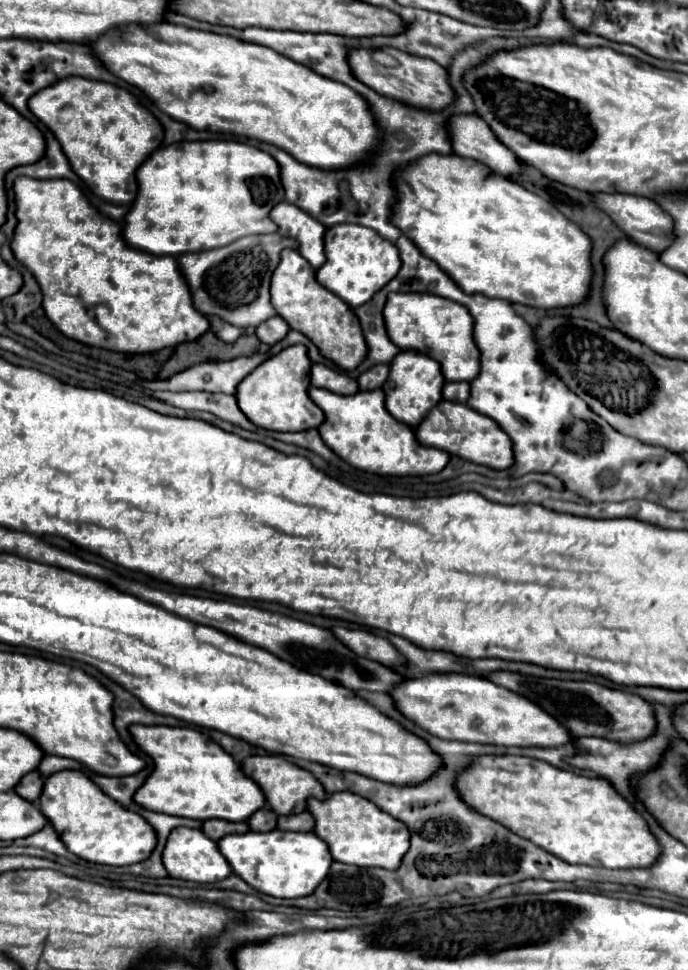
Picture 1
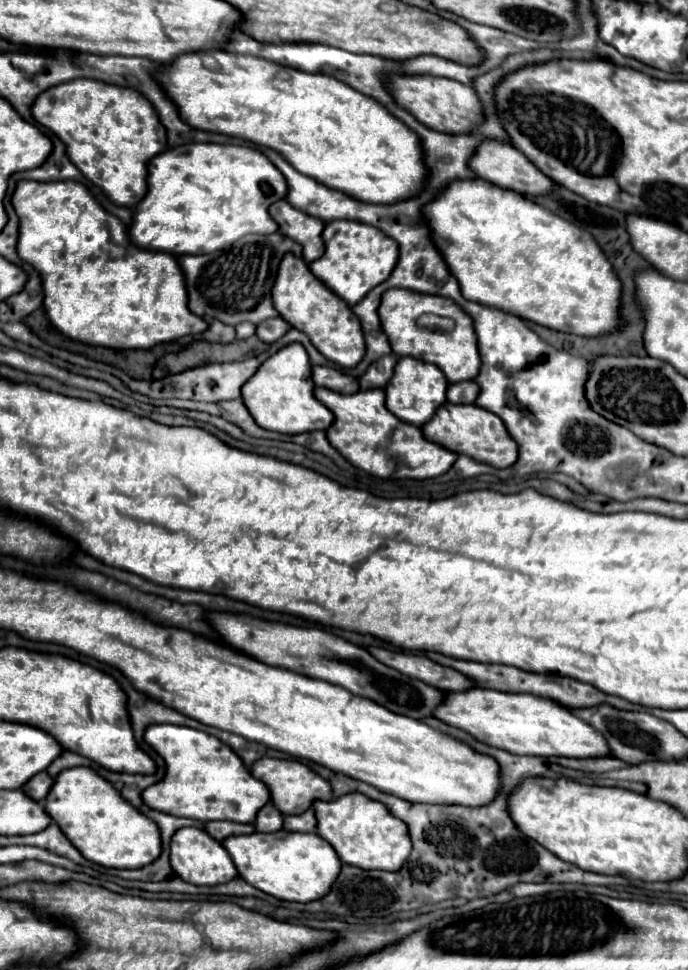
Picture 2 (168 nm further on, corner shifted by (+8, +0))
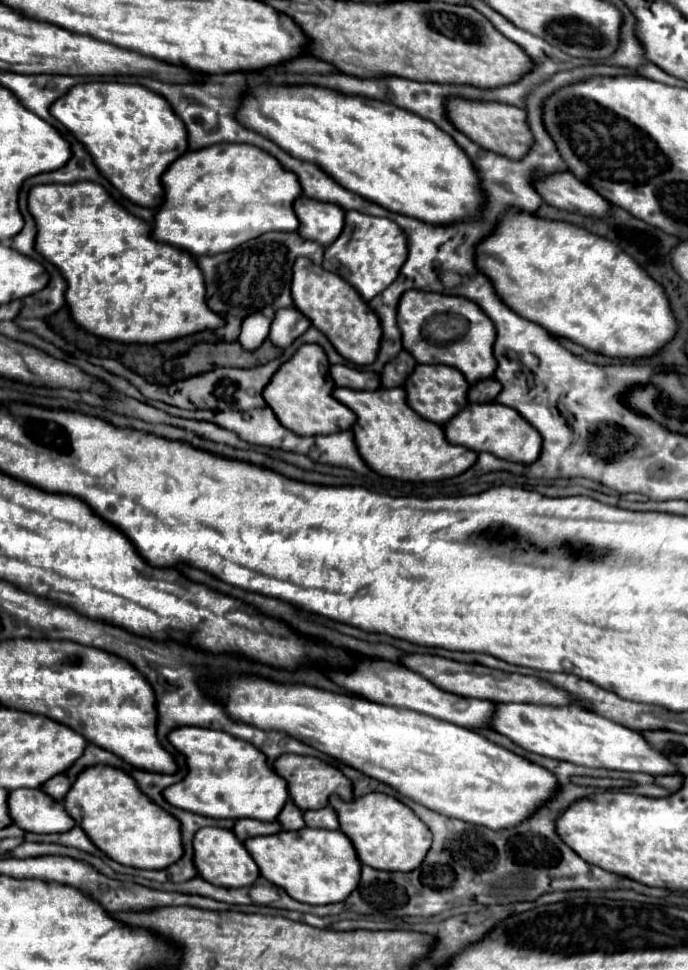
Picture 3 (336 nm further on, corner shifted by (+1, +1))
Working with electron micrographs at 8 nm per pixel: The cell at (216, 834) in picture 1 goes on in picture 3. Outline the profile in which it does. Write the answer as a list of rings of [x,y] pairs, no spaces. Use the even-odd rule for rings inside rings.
[[[239,819],[233,827],[233,833],[235,837],[239,837],[239,841],[245,841],[249,837],[257,837],[257,835],[273,835],[277,833],[281,827],[279,823],[271,821],[271,823],[265,823],[265,821],[251,821],[251,819]]]

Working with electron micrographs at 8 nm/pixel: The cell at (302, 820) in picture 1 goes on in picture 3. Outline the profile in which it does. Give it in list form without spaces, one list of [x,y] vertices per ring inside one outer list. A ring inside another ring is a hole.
[[[323,807],[317,811],[305,811],[303,815],[307,827],[319,827],[319,829],[339,829],[337,815],[331,807]]]

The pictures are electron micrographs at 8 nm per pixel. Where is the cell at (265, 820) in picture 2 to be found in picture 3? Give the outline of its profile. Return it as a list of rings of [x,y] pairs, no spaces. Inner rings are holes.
[[[287,801],[287,805],[281,809],[277,823],[281,825],[283,831],[295,831],[303,827],[303,811],[297,809],[297,805],[293,801]]]

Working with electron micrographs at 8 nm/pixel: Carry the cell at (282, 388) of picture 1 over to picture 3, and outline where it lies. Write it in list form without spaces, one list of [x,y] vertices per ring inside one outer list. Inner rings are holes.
[[[305,343],[275,371],[275,377],[271,377],[269,385],[263,389],[263,399],[273,409],[279,423],[293,433],[337,433],[339,429],[351,429],[355,423],[355,413],[331,397],[333,387],[335,383],[329,375],[329,361],[325,351],[319,345]]]

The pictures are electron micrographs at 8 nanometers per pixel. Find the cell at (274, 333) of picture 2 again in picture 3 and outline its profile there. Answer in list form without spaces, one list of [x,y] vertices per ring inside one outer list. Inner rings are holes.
[[[287,307],[287,309],[279,309],[279,313],[275,313],[275,319],[271,323],[271,333],[269,339],[273,341],[273,345],[285,349],[291,345],[293,339],[297,339],[301,333],[305,333],[309,329],[309,319],[303,317],[295,307]]]

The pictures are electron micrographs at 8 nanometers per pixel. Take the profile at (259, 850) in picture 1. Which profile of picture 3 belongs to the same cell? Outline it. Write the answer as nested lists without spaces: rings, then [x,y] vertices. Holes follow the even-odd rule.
[[[303,827],[297,831],[251,837],[243,845],[257,861],[261,875],[269,883],[285,889],[291,899],[301,903],[329,905],[345,901],[359,883],[361,863],[355,857],[355,849],[351,849],[351,841],[347,841],[347,837],[343,837],[339,831]]]

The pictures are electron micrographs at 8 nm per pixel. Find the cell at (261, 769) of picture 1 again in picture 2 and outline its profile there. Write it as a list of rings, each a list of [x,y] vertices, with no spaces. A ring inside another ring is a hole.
[[[266,756],[252,766],[252,774],[270,788],[272,802],[278,806],[282,814],[302,814],[312,806],[314,800],[332,800],[332,786],[312,768],[308,768],[298,760],[282,760]]]

